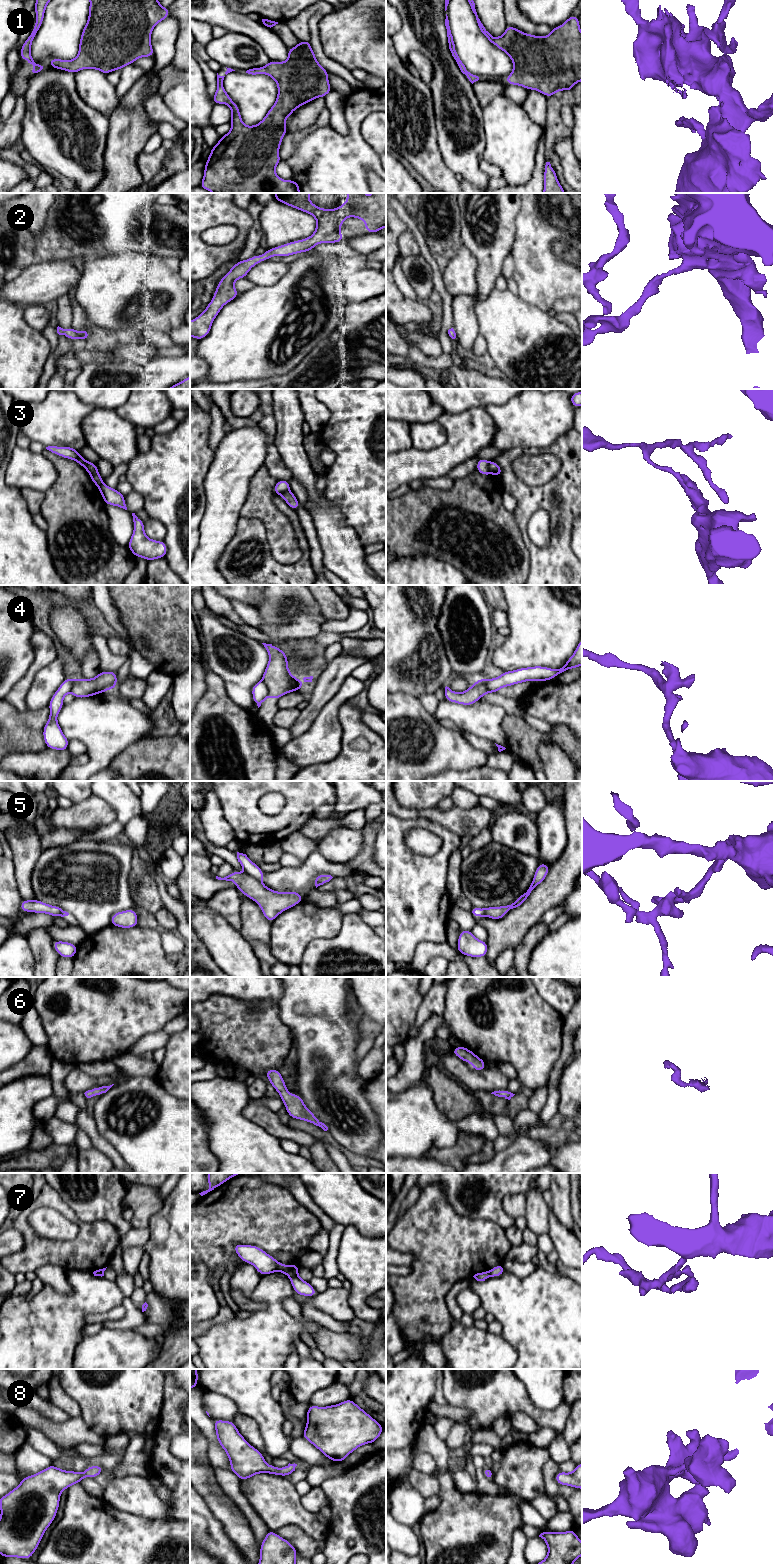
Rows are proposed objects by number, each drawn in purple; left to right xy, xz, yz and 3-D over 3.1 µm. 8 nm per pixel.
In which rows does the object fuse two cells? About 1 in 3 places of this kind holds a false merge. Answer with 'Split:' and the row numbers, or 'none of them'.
Split: 3, 4, 5, 7

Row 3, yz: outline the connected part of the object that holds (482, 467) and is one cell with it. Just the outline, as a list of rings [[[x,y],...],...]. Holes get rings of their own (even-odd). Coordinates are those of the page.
[[[479,458],[476,466],[476,470],[482,475],[489,475],[489,461]]]

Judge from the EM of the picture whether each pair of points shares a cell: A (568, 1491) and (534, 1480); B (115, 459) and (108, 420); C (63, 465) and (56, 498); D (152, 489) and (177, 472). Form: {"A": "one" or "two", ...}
{"A": "two", "B": "one", "C": "one", "D": "one"}

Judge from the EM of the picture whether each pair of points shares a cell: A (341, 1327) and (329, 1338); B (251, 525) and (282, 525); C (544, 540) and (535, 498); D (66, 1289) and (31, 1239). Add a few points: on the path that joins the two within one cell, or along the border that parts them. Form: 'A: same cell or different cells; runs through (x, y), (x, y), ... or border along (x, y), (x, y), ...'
A: different cells; border along (322, 1326), (334, 1331), (348, 1332)
B: different cells; border along (242, 516), (258, 517), (262, 521), (270, 548)
C: different cells; border along (546, 510), (539, 509), (532, 515), (527, 531)
D: different cells; border along (65, 1270), (56, 1265), (44, 1264), (34, 1271)

